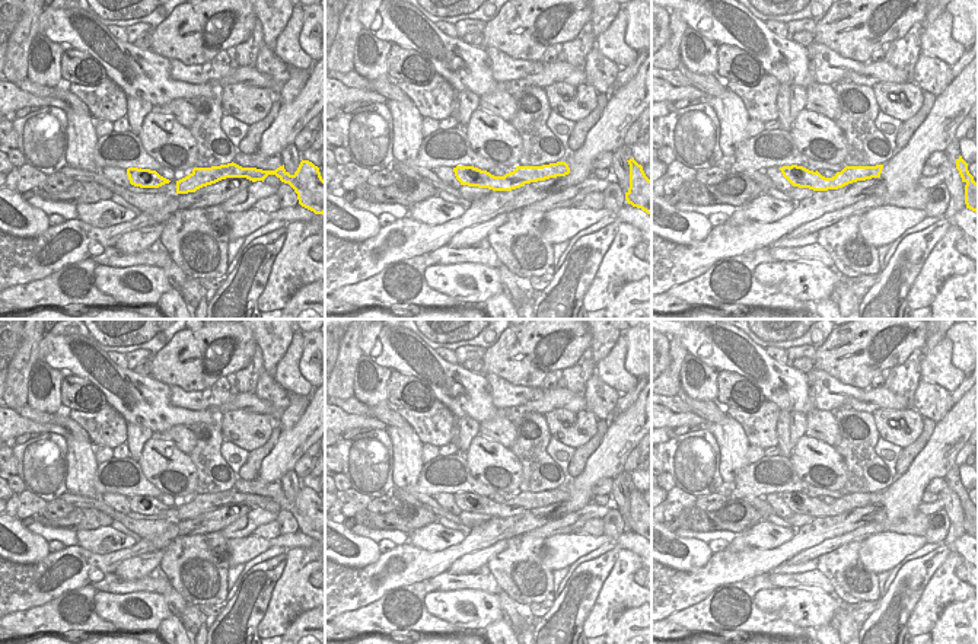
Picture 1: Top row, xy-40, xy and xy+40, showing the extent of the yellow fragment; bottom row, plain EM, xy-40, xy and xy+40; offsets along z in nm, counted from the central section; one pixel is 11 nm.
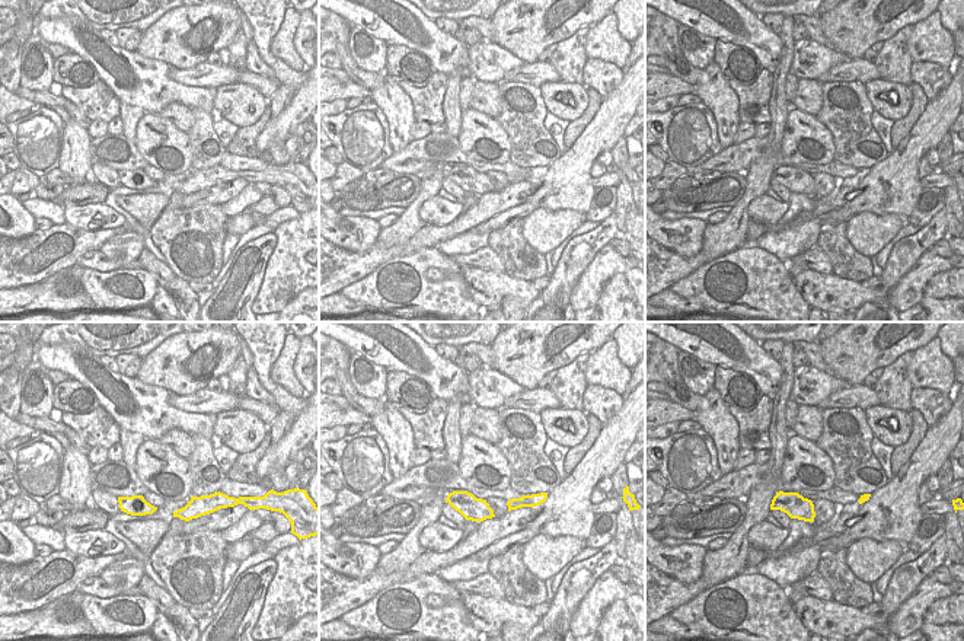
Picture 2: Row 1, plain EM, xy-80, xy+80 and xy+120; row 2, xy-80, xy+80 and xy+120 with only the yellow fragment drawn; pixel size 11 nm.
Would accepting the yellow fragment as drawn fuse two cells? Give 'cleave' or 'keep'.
keep

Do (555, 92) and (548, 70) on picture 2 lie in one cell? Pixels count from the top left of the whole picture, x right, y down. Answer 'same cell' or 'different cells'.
different cells

